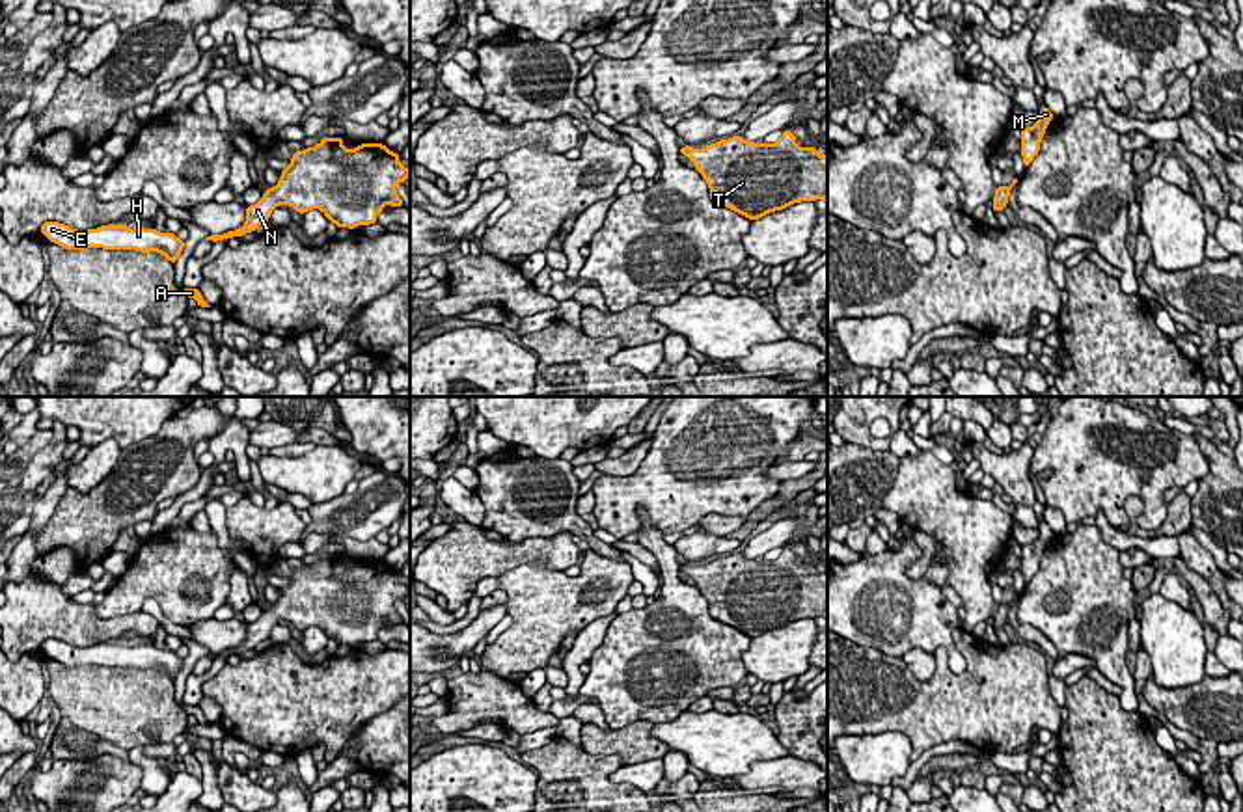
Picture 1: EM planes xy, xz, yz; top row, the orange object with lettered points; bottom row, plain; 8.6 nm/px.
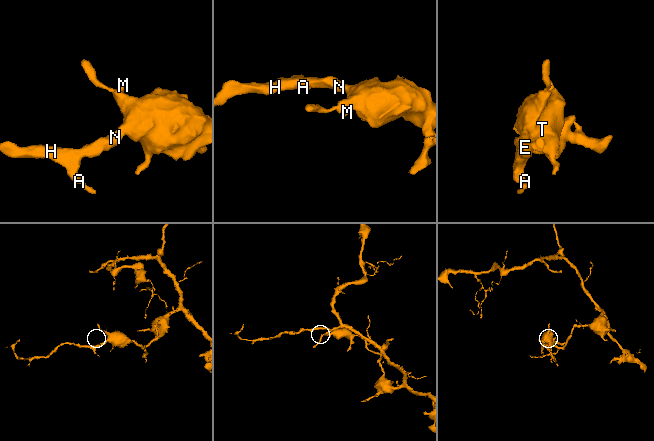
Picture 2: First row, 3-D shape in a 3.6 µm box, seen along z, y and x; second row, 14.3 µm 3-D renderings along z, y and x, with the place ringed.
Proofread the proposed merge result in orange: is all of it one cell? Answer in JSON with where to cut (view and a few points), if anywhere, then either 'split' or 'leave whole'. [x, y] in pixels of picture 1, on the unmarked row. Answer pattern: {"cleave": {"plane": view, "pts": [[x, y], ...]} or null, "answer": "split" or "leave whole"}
{"cleave": null, "answer": "leave whole"}

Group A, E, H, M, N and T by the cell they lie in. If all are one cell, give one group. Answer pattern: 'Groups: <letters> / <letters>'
Groups: A E H M N T

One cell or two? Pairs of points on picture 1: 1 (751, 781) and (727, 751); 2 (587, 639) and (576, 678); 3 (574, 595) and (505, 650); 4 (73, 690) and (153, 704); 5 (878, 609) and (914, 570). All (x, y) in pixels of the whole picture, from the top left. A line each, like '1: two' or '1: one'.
1: two
2: one
3: one
4: one
5: two

